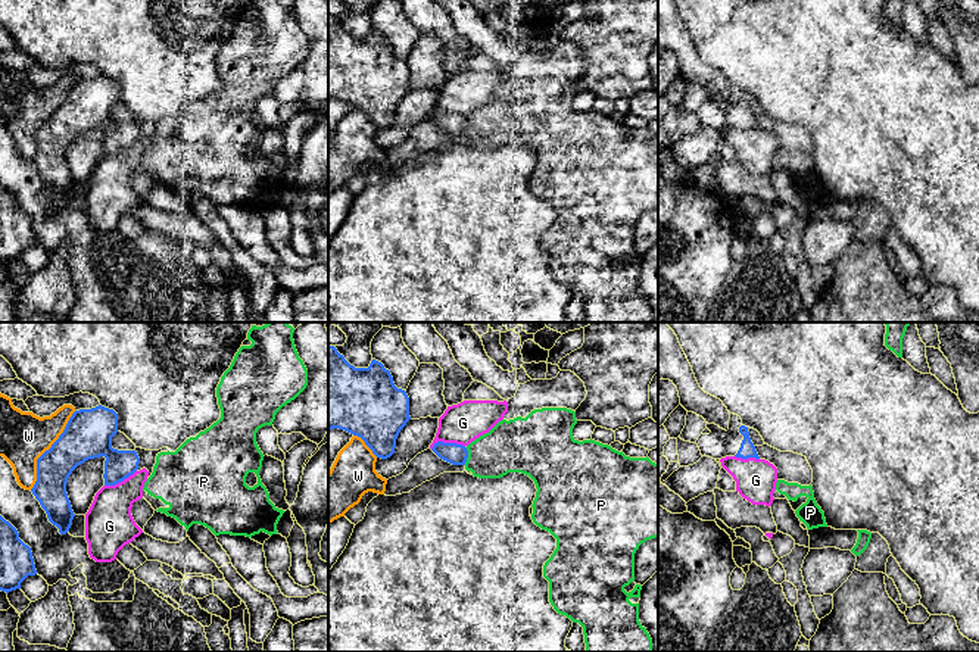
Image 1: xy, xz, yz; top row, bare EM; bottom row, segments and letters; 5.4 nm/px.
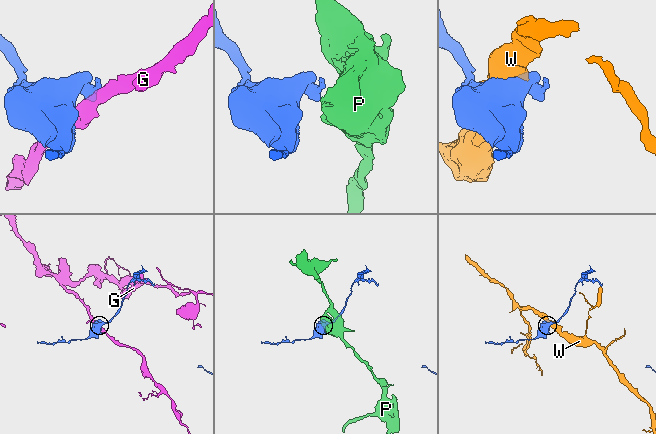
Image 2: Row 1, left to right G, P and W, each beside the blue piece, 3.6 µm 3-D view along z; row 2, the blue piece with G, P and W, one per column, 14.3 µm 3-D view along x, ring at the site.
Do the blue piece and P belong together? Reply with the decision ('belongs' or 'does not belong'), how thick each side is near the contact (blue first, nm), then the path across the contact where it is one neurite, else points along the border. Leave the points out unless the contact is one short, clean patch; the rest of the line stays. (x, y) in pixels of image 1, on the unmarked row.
does not belong; calibres 120 and 280 nm; border xz (467, 118), (467, 131), (464, 134)

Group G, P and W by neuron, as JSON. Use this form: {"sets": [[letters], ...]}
{"sets": [["G"], ["P"], ["W"]]}

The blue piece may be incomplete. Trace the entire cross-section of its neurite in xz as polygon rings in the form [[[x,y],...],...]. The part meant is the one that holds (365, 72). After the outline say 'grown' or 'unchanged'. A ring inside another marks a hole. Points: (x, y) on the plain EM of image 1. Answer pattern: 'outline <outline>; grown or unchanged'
outline [[[328,15],[328,100],[358,106],[377,128],[387,130],[395,124],[396,109],[409,90],[409,68],[395,56],[381,32],[372,29],[368,38],[355,38]]]; unchanged

